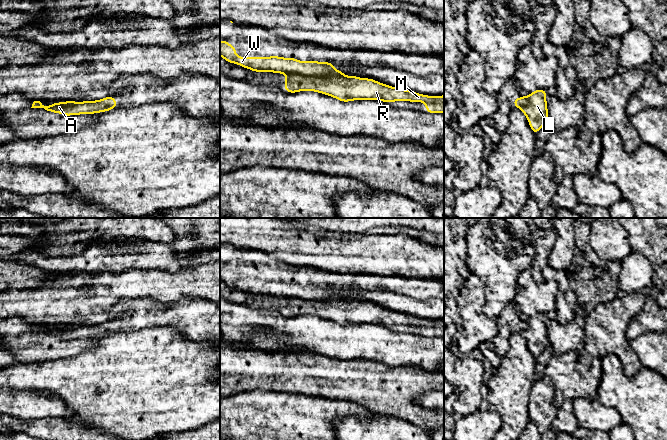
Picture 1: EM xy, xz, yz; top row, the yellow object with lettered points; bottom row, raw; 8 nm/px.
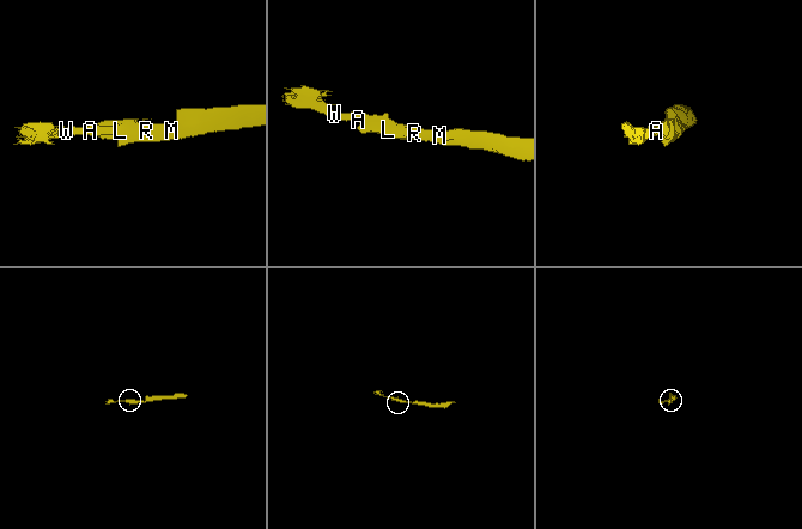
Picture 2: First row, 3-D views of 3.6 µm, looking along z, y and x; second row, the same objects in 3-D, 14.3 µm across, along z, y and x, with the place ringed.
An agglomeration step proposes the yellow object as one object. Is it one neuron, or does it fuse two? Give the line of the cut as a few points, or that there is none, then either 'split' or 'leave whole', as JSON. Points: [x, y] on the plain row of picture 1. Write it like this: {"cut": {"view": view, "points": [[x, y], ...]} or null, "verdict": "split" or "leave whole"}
{"cut": {"view": "xz", "points": [[343, 298], [331, 296], [324, 299], [293, 297], [287, 299]]}, "verdict": "split"}

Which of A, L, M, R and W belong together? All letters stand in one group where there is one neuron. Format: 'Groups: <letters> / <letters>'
Groups: A W / L M R

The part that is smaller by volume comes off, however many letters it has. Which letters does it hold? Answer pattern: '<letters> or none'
A, W

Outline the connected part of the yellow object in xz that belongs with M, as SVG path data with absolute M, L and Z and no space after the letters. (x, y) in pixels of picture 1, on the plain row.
M335 296L325 300L288 298L284 313L288 317L310 314L332 320L342 326L353 324L380 324L386 327L424 326L427 337L444 337L444 319L427 320L388 310L370 302L361 303L357 300L339 299Z

